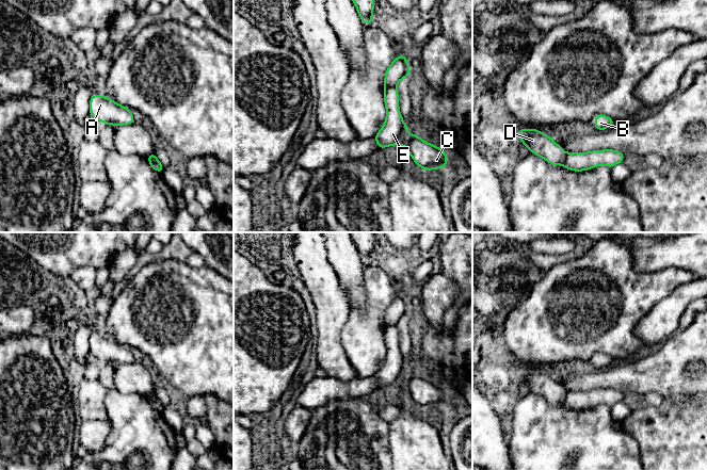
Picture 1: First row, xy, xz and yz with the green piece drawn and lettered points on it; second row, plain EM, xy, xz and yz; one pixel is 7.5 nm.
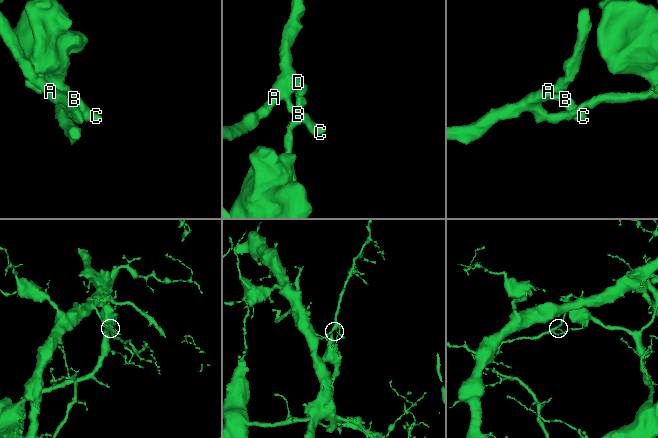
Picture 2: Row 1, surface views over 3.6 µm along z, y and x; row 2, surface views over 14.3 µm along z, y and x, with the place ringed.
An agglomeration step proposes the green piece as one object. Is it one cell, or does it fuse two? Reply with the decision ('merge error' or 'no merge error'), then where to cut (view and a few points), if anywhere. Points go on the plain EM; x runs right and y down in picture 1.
merge error | xz (395, 324), (385, 326)

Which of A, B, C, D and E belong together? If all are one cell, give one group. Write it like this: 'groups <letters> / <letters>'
groups A B C D / E

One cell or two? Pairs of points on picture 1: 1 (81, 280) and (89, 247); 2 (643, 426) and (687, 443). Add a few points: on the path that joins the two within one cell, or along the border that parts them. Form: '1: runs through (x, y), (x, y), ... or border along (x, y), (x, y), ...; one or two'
1: border along (97, 270), (91, 266), (78, 266), (69, 275); two
2: runs through (654, 427), (671, 435), (676, 440); one

